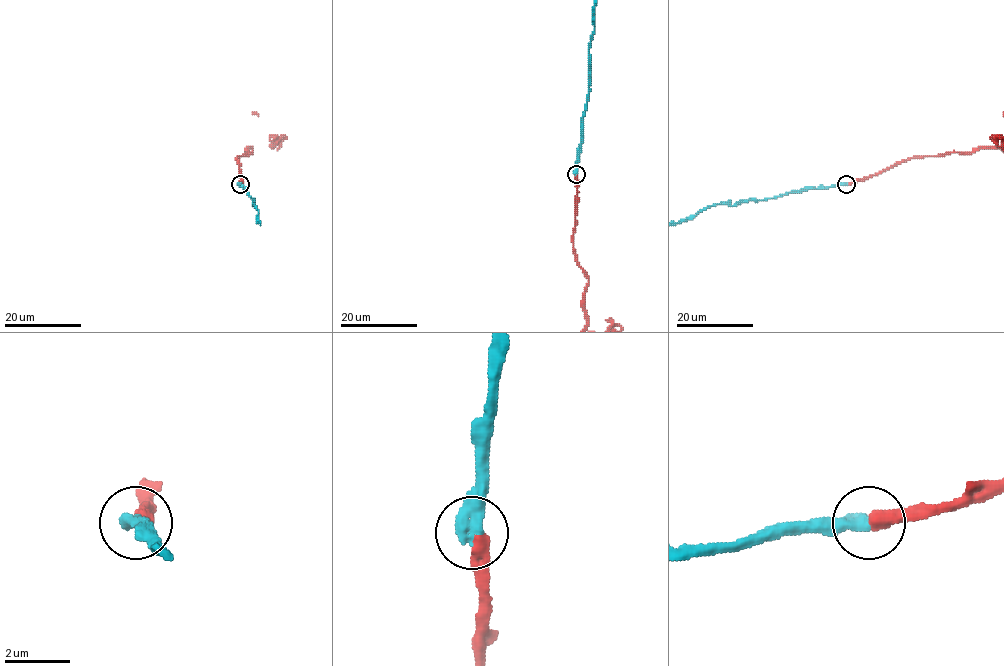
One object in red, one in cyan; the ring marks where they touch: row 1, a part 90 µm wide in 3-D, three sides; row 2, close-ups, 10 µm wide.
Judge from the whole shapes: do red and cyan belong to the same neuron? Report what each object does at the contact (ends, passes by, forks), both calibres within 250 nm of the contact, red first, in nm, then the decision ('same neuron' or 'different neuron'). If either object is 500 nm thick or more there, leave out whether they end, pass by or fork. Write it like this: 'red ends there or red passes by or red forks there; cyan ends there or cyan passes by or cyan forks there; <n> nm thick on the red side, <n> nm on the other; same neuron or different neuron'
440 nm thick on the red side, 500 nm on the other; same neuron

